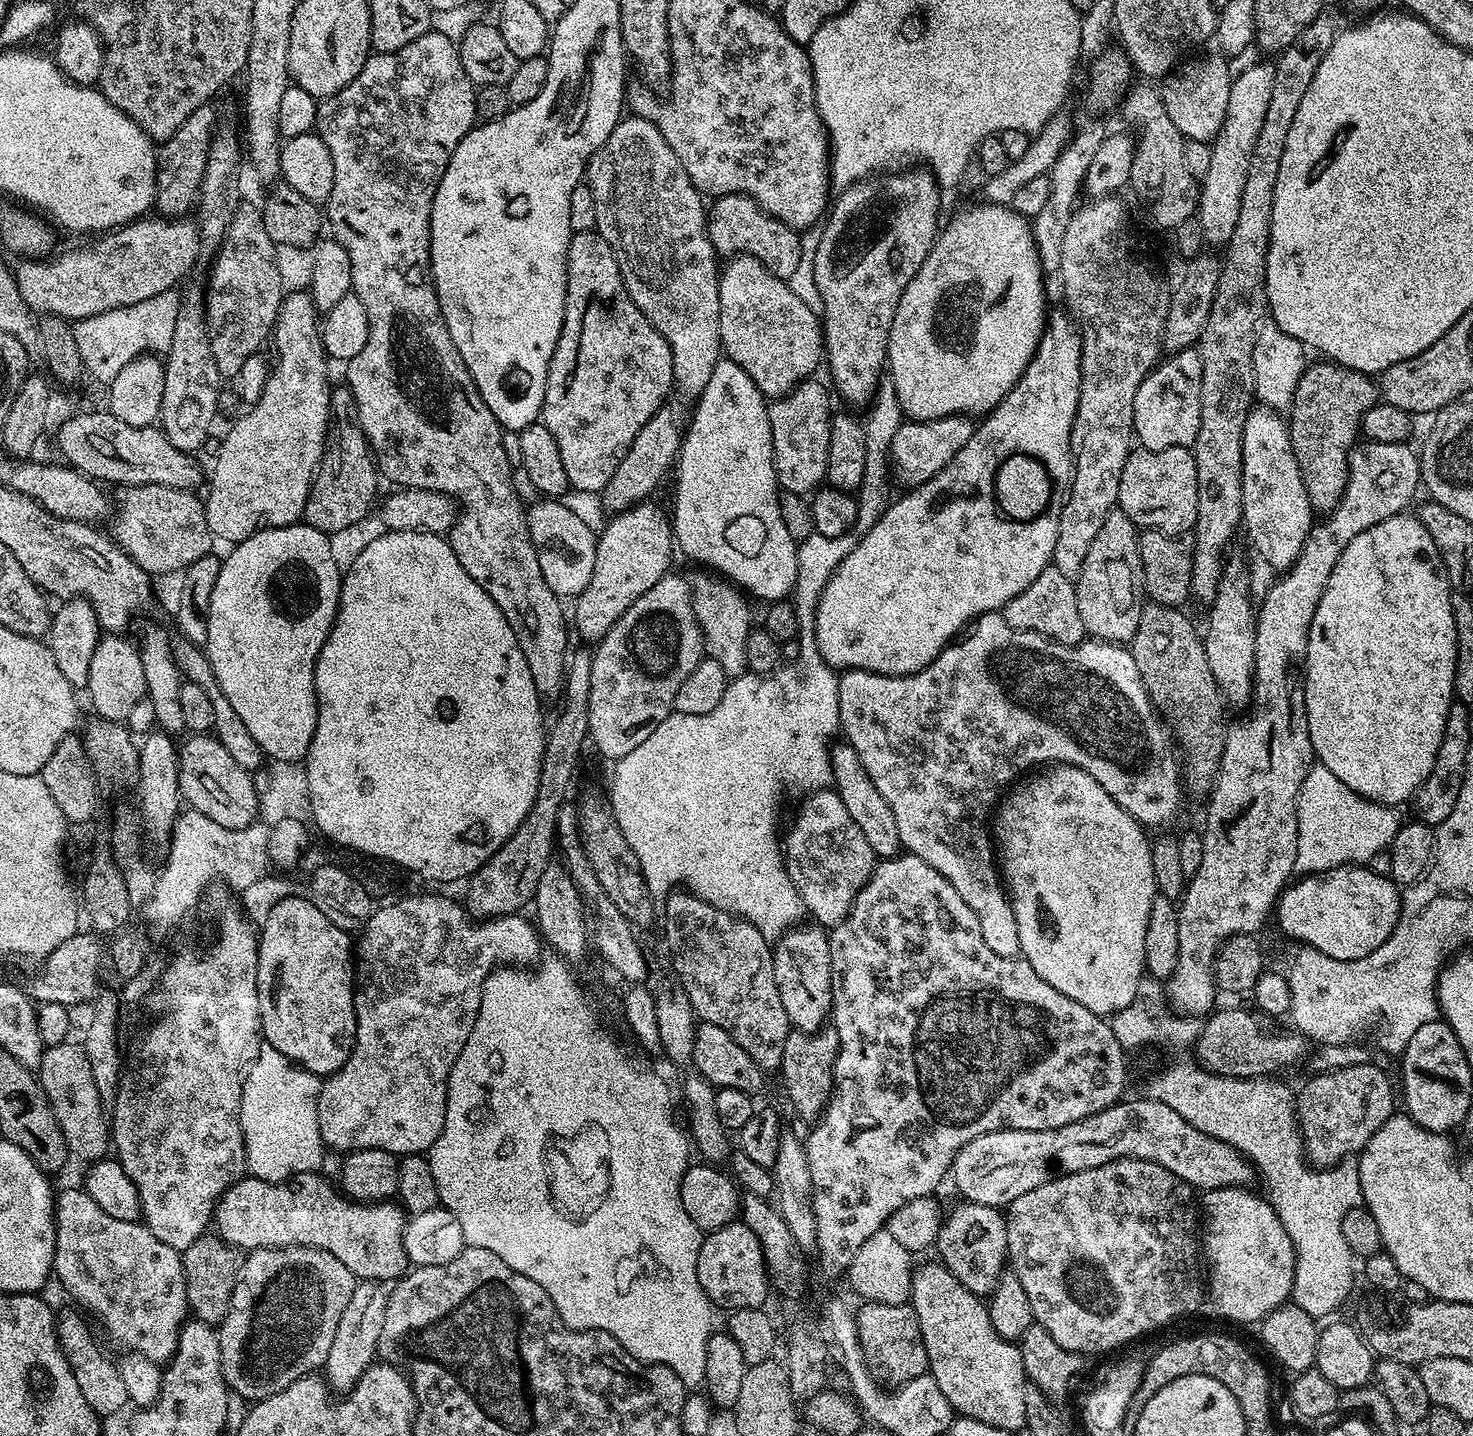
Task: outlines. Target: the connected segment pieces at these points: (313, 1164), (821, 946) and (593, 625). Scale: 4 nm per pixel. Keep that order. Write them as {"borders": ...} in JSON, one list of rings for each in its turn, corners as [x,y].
{"borders":[[[[261,1043],[258,1058],[248,1067],[242,1086],[240,1121],[244,1135],[244,1159],[253,1176],[280,1183],[298,1174],[320,1172],[326,1149],[318,1130],[318,1098],[321,1077],[295,1064],[286,1054]]],[[[800,924],[788,929],[773,945],[774,982],[791,1027],[800,1032],[816,1032],[825,1025],[832,1006],[832,971],[829,935],[816,924]]],[[[641,502],[624,512],[615,513],[611,517],[612,521],[605,526],[604,533],[601,531],[597,535],[594,574],[590,574],[586,590],[582,590],[582,594],[574,600],[576,604],[574,632],[575,635],[577,632],[582,639],[592,640],[591,642],[600,641],[608,633],[610,626],[614,626],[614,622],[618,622],[618,618],[626,614],[626,610],[630,610],[630,606],[638,602],[638,598],[642,598],[642,594],[646,594],[646,590],[650,590],[654,582],[669,575],[668,563],[672,560],[672,548],[674,552],[674,524],[669,513],[667,516],[658,505],[652,503]]]]}

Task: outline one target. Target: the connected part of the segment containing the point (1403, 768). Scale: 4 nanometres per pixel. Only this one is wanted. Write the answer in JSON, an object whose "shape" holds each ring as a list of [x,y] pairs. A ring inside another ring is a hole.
{"shape":[[[1401,514],[1391,516],[1378,526],[1370,526],[1370,530],[1362,530],[1342,550],[1342,558],[1334,566],[1330,574],[1330,582],[1326,582],[1326,590],[1316,604],[1314,618],[1308,635],[1308,657],[1304,663],[1304,705],[1310,730],[1310,742],[1315,759],[1331,770],[1337,778],[1342,778],[1350,790],[1360,796],[1373,800],[1375,804],[1389,806],[1407,805],[1415,796],[1418,786],[1426,782],[1426,774],[1434,770],[1434,758],[1438,754],[1438,746],[1442,743],[1442,730],[1446,730],[1446,714],[1454,702],[1454,666],[1456,665],[1456,627],[1454,626],[1454,610],[1452,609],[1453,585],[1448,582],[1448,575],[1440,557],[1438,546],[1434,546],[1434,538],[1422,526],[1415,515]]]}

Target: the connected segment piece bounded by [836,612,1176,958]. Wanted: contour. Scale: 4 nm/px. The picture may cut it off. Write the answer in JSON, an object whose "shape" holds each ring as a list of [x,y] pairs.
{"shape":[[[988,612],[977,618],[967,634],[961,635],[947,648],[943,648],[938,658],[934,658],[934,662],[930,662],[920,672],[909,676],[883,676],[877,672],[854,668],[845,671],[836,685],[840,732],[847,744],[858,754],[858,758],[862,758],[862,766],[866,766],[866,774],[870,774],[874,786],[878,786],[878,794],[882,794],[882,798],[890,802],[903,851],[922,858],[922,862],[930,862],[930,866],[934,866],[934,870],[938,870],[938,874],[942,874],[942,878],[946,878],[946,882],[950,882],[950,886],[958,890],[962,902],[966,902],[966,906],[974,910],[974,918],[978,918],[978,926],[982,929],[982,938],[986,938],[986,946],[990,946],[994,954],[1002,954],[1002,958],[1019,957],[1020,943],[1012,901],[1009,900],[1002,883],[1002,876],[994,859],[994,844],[990,839],[990,817],[998,803],[998,793],[1007,789],[1021,774],[1037,766],[1072,764],[1076,768],[1086,770],[1086,774],[1090,774],[1090,778],[1094,778],[1094,782],[1098,782],[1098,786],[1102,786],[1102,790],[1106,790],[1106,794],[1110,794],[1110,798],[1114,798],[1114,802],[1118,802],[1118,806],[1122,806],[1122,810],[1139,820],[1141,825],[1149,829],[1158,828],[1156,830],[1163,829],[1163,824],[1171,825],[1176,820],[1172,808],[1152,808],[1152,812],[1148,812],[1148,800],[1144,800],[1144,796],[1148,796],[1148,788],[1128,788],[1128,784],[1136,784],[1136,780],[1128,780],[1128,712],[1144,708],[1144,703],[1148,700],[1144,679],[1138,674],[1138,666],[1134,666],[1134,658],[1125,645],[1095,638],[1086,638],[1075,646],[1059,644],[1037,632],[1010,626],[1010,622],[1006,622],[1000,612]]]}

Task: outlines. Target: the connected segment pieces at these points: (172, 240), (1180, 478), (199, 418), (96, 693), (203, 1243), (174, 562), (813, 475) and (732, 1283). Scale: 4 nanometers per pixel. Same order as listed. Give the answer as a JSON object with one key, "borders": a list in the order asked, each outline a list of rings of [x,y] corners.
{"borders":[[[[188,218],[148,219],[133,220],[111,234],[101,235],[89,248],[76,248],[51,259],[21,259],[14,275],[26,306],[41,317],[60,316],[75,322],[173,291],[202,256],[200,231]]],[[[1171,448],[1170,450],[1133,450],[1128,455],[1126,466],[1122,466],[1122,478],[1118,482],[1119,511],[1125,512],[1132,523],[1140,530],[1164,532],[1168,536],[1179,537],[1180,532],[1195,529],[1198,514],[1198,470],[1195,455],[1187,448]]],[[[196,288],[183,289],[182,303],[178,306],[178,323],[174,325],[174,338],[170,342],[164,362],[164,386],[162,388],[162,410],[159,427],[178,450],[189,454],[199,453],[199,448],[208,440],[208,431],[212,428],[212,419],[218,415],[219,394],[222,389],[222,377],[218,366],[214,366],[214,350],[210,350],[208,323],[204,317],[205,293]]],[[[104,634],[100,637],[100,645],[90,666],[90,678],[86,695],[92,703],[95,715],[101,720],[114,720],[127,722],[130,718],[130,710],[134,710],[137,702],[146,699],[146,674],[142,670],[142,658],[140,649],[120,634]]],[[[205,1234],[194,1242],[194,1246],[183,1252],[182,1259],[186,1278],[186,1298],[191,1315],[213,1326],[223,1324],[232,1301],[236,1279],[240,1276],[240,1269],[245,1262],[241,1249],[233,1248],[221,1240],[219,1235]]],[[[134,484],[119,489],[120,509],[110,516],[110,535],[116,544],[138,567],[147,572],[149,577],[164,576],[167,572],[183,573],[198,558],[209,555],[213,551],[214,537],[206,522],[204,501],[195,491],[187,488],[171,488],[170,486],[154,486],[153,484]]],[[[809,378],[795,384],[785,396],[775,397],[768,404],[772,461],[776,483],[783,491],[807,497],[825,483],[830,458],[830,422],[834,415],[834,407],[828,401],[829,389],[825,388],[816,378]]],[[[733,1222],[707,1233],[700,1241],[698,1282],[702,1282],[702,1290],[706,1290],[713,1305],[721,1304],[727,1310],[761,1307],[770,1293],[770,1281],[754,1230],[742,1222]]]]}

